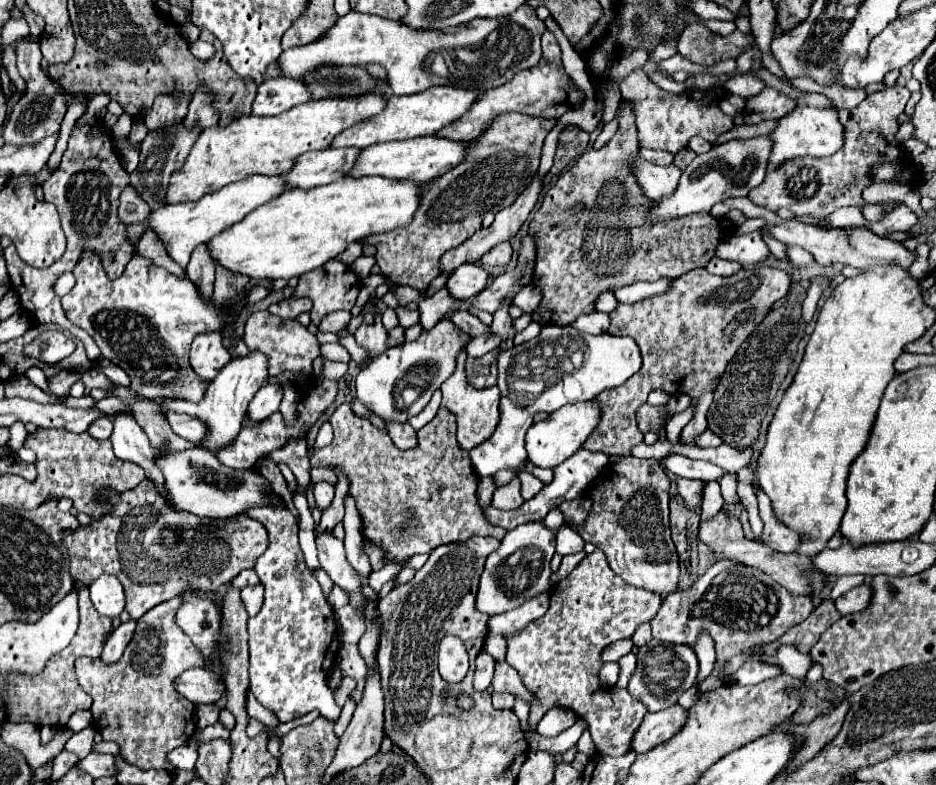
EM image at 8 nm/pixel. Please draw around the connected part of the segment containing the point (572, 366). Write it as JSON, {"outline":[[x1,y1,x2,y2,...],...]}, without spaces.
{"outline":[[542,326,542,332,534,338,528,340,520,346,498,346,498,388,502,392,500,400,500,424,496,432,482,442,480,446,472,448,468,454,472,458,472,466,480,476,494,474,504,468,514,468,514,470,524,470,524,460,526,460,526,448,524,448,524,436,528,428,532,426,532,418,536,412,556,412,564,404,574,404,582,400,590,400,598,396,602,390,614,388,624,384,632,374,636,374,642,366,642,354,634,338,630,336,612,336,612,334,584,334,576,328,570,326]]}

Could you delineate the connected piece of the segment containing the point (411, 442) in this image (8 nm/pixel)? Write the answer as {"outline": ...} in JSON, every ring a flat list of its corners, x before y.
{"outline":[[386,422,386,424,388,424,388,436,400,450,416,448,418,434,410,424,396,424,396,422]]}

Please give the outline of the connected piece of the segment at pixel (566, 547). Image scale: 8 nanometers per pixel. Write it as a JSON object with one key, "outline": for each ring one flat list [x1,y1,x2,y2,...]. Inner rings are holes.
{"outline":[[562,526,556,534,556,552,566,556,566,554,582,552,582,550,584,550,584,540,576,532,572,532,572,528]]}

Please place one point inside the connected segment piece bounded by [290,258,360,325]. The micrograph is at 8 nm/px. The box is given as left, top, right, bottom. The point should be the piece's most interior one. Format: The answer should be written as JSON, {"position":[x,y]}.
{"position":[334,287]}

